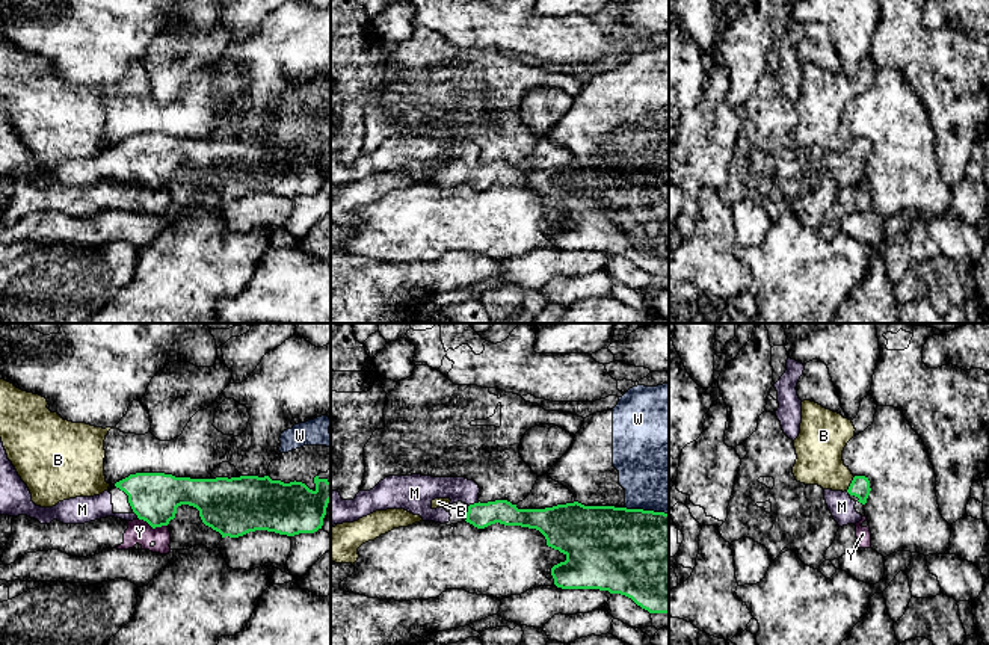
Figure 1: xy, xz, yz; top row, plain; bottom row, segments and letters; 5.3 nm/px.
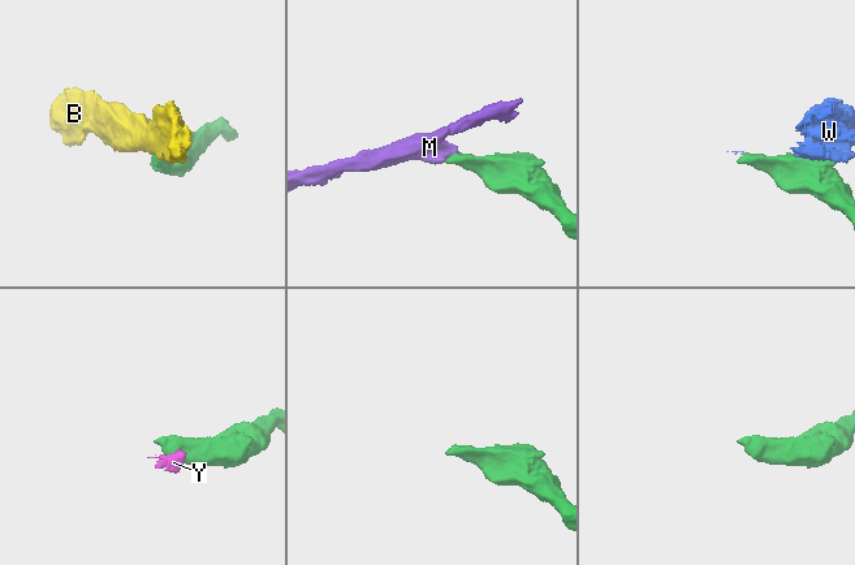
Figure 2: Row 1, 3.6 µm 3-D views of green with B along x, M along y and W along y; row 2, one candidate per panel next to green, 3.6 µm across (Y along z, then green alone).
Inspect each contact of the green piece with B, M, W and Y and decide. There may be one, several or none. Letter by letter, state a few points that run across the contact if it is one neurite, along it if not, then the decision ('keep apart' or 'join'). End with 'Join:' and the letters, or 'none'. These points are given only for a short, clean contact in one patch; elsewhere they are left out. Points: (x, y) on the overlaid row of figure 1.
B: line yz (855, 476), (846, 490); keep apart
M: line xz (480, 515), (474, 503), (462, 490); join
W: keep apart
Y: line xy (139, 518), (153, 527), (166, 526); keep apart
Join: M

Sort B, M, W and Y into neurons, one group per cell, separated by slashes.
B / M / W / Y

